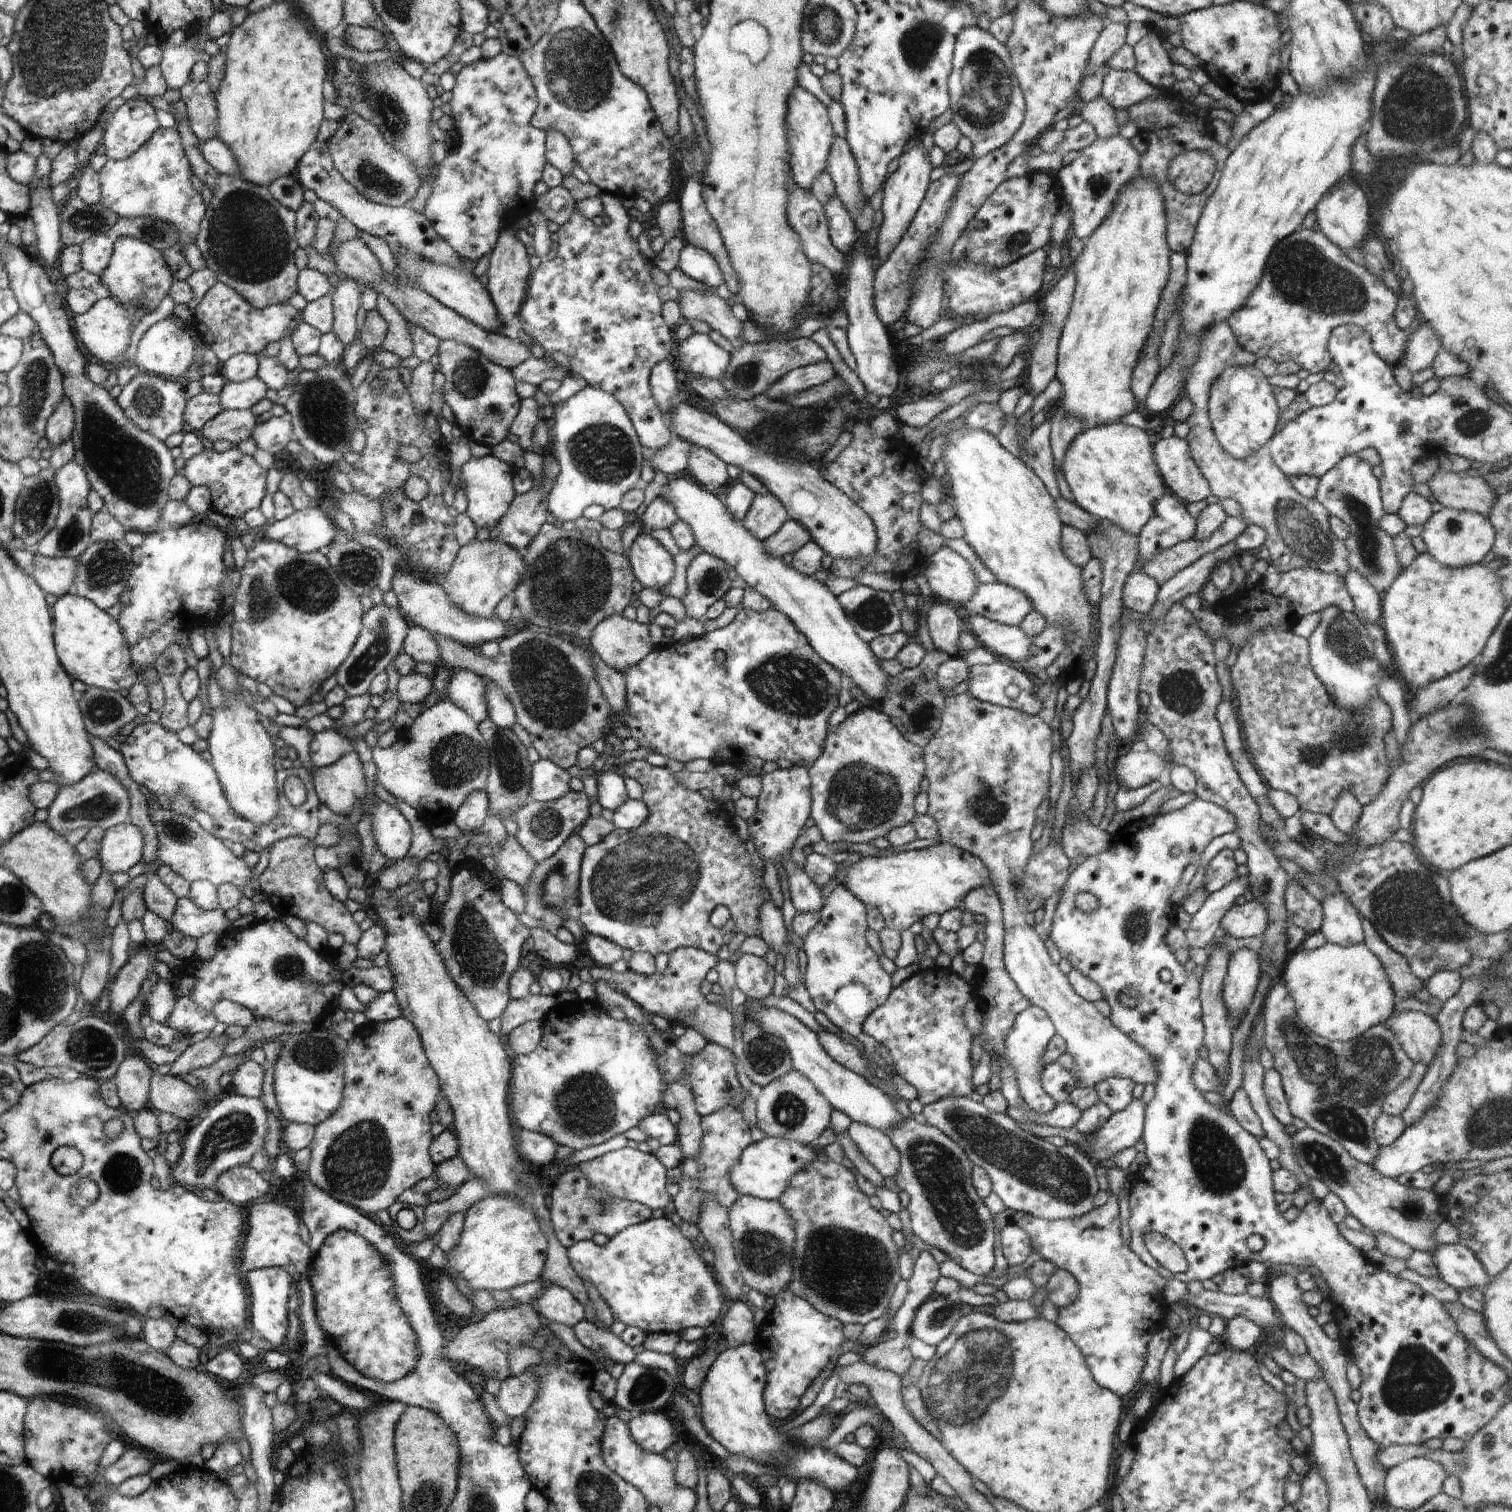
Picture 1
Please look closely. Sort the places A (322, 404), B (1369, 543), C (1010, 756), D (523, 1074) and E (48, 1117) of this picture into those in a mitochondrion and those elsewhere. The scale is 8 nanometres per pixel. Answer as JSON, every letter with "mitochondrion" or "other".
{"A":"mitochondrion","B":"mitochondrion","C":"mitochondrion","D":"other","E":"other"}

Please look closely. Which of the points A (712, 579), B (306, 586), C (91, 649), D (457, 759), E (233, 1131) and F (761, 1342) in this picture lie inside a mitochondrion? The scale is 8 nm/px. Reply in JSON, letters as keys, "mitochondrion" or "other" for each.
{"A":"mitochondrion","B":"mitochondrion","C":"other","D":"mitochondrion","E":"mitochondrion","F":"other"}

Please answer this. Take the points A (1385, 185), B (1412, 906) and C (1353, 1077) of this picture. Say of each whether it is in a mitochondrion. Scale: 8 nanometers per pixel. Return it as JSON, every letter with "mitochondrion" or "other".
{"A":"other","B":"mitochondrion","C":"mitochondrion"}

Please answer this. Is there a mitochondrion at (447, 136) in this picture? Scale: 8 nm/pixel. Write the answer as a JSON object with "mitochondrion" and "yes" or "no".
{"mitochondrion":"no"}

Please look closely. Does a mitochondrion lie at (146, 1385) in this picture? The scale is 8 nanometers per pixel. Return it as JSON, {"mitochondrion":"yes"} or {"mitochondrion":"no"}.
{"mitochondrion":"yes"}

